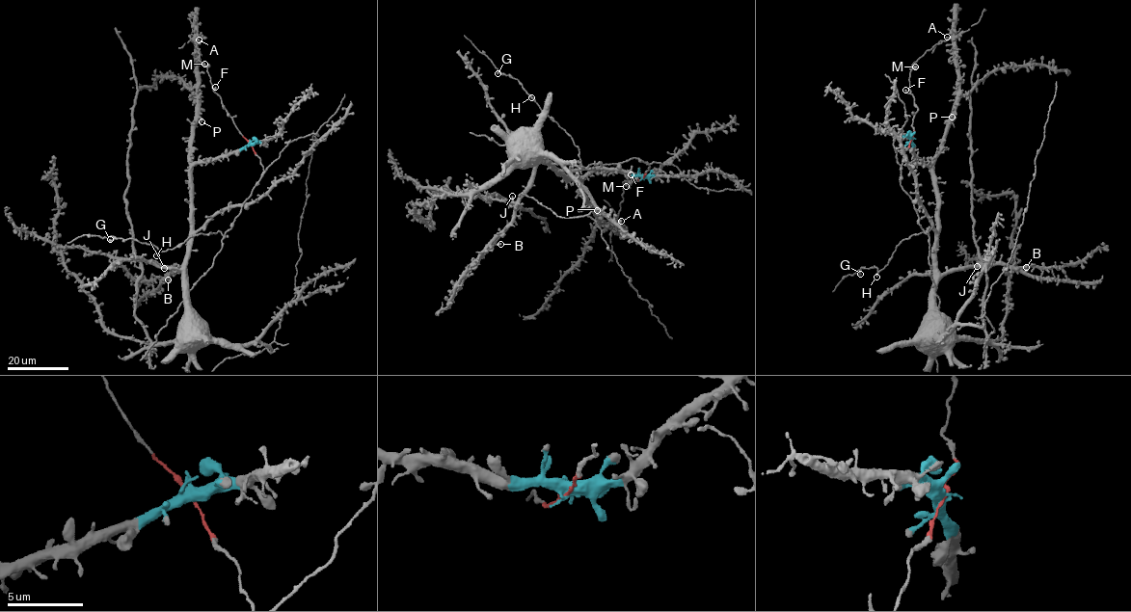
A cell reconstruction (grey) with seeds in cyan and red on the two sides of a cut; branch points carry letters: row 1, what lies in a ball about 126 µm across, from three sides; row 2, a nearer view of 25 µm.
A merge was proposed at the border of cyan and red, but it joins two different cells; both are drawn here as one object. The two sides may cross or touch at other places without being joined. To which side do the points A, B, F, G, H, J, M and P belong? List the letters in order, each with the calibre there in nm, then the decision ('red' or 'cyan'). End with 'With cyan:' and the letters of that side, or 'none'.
A: calibre 300 nm; cyan
B: calibre 400 nm; cyan
F: calibre 320 nm; red
G: calibre 320 nm; red
H: calibre 400 nm; red
J: calibre 380 nm; cyan
M: calibre 320 nm; red
P: calibre 500 nm; cyan
With cyan: A, B, J, P

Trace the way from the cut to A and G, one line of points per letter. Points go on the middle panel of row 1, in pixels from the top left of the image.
A: (642, 177), (600, 170), (588, 172), (580, 181), (587, 199), (603, 223), (616, 225), (621, 221)
G: (642, 177), (650, 166), (633, 157), (618, 163), (591, 164), (585, 169), (572, 138), (516, 79), (498, 73)

